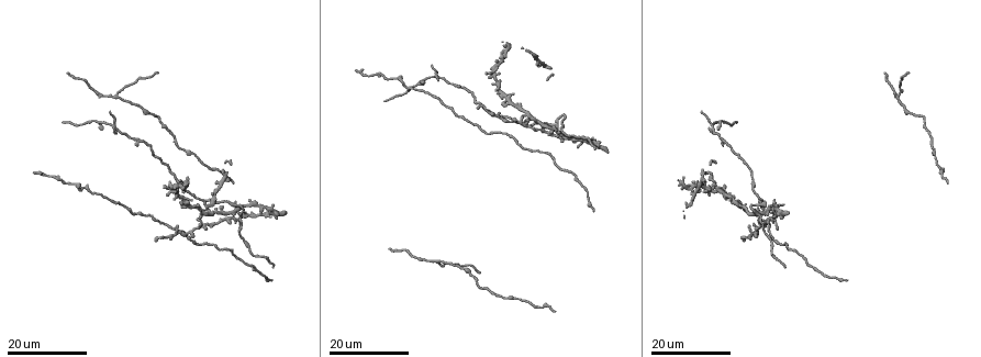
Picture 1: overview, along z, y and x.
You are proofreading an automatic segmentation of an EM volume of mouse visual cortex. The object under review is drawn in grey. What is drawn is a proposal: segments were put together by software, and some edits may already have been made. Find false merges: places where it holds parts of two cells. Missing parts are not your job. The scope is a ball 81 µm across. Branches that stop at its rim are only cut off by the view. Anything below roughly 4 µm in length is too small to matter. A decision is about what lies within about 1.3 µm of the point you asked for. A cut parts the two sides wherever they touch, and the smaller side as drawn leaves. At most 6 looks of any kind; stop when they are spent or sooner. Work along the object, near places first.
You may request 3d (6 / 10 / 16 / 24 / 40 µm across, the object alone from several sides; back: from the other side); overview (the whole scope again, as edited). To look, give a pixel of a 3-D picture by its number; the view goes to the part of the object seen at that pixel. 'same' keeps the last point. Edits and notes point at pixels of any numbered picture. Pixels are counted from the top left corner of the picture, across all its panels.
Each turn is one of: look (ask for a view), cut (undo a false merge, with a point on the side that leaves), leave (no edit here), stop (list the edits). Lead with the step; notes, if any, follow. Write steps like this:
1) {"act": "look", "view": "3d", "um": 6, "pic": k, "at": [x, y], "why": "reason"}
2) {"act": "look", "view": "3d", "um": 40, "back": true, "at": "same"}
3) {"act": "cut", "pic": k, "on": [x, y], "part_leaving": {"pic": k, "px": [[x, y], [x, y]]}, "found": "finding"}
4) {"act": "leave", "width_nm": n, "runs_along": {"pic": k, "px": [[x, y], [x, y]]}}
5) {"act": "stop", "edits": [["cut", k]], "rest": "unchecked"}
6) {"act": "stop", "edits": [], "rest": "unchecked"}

{"act": "look", "view": "3d", "um": 24, "pic": 1, "at": [112, 124], "why": "small branch off a trunk"}

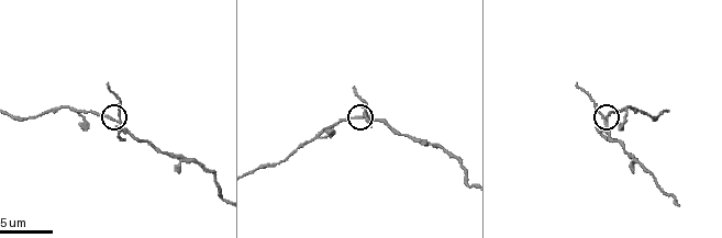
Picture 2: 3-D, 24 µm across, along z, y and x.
{"act": "look", "view": "3d", "um": 10, "pic": 2, "at": [118, 122]}

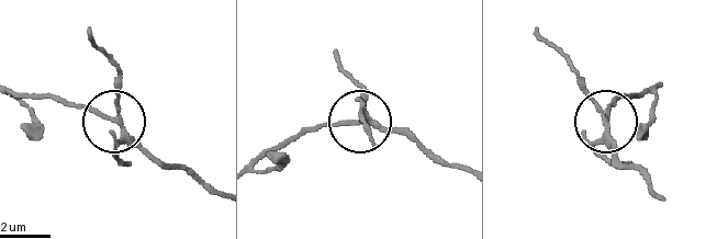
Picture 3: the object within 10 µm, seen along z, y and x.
{"act": "leave", "runs_along": {"pic": 3, "px": [[217, 194], [148, 154], [110, 121], [56, 100]]}, "found": "one cell here"}

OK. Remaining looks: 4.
{"act": "look", "view": "3d", "um": 24, "pic": 1, "at": [765, 208], "why": "four arms meet"}

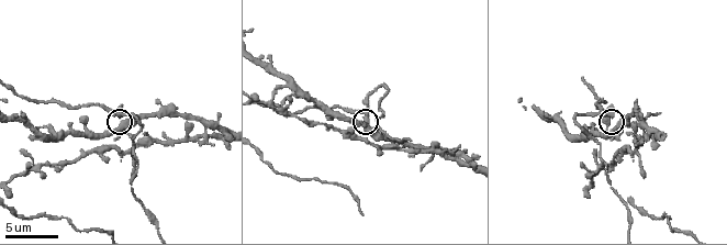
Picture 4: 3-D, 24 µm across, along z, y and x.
{"act": "look", "view": "3d", "um": 6, "pic": 4, "at": [119, 124]}

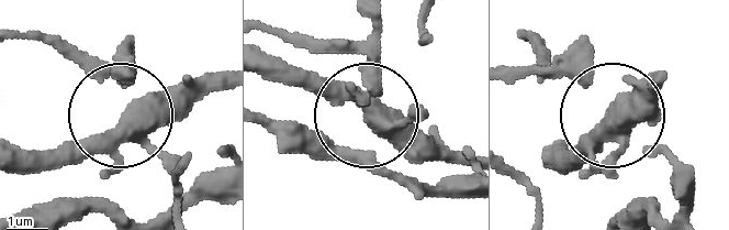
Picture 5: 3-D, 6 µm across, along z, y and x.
{"act": "leave", "width_nm": 380, "runs_along": {"pic": 5, "px": [[225, 87], [141, 98], [109, 133], [67, 146], [40, 172]]}, "found": "continuous, no second cell"}

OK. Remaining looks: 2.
{"act": "look", "view": "3d", "um": 24, "pic": 1, "at": [80, 189], "why": "sudden change in width"}

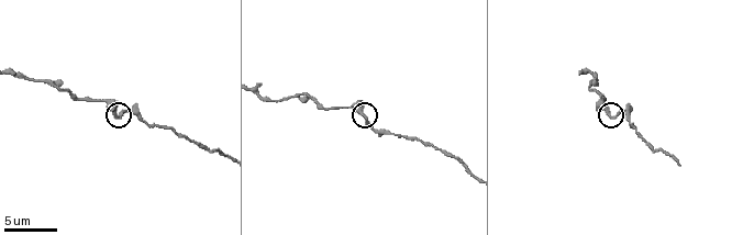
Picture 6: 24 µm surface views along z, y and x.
{"act": "look", "view": "3d", "um": 10, "pic": 6, "at": [362, 114], "why": "zoom in"}

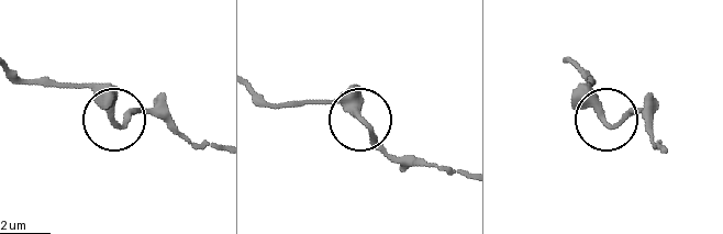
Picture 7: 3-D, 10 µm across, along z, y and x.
{"act": "leave", "width_nm": 210, "runs_along": {"pic": 7, "px": [[219, 147], [140, 110], [112, 120], [76, 85]]}, "found": "continuous, no second cell"}

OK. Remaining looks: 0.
{"act": "stop", "edits": [], "rest": "unchecked"}

